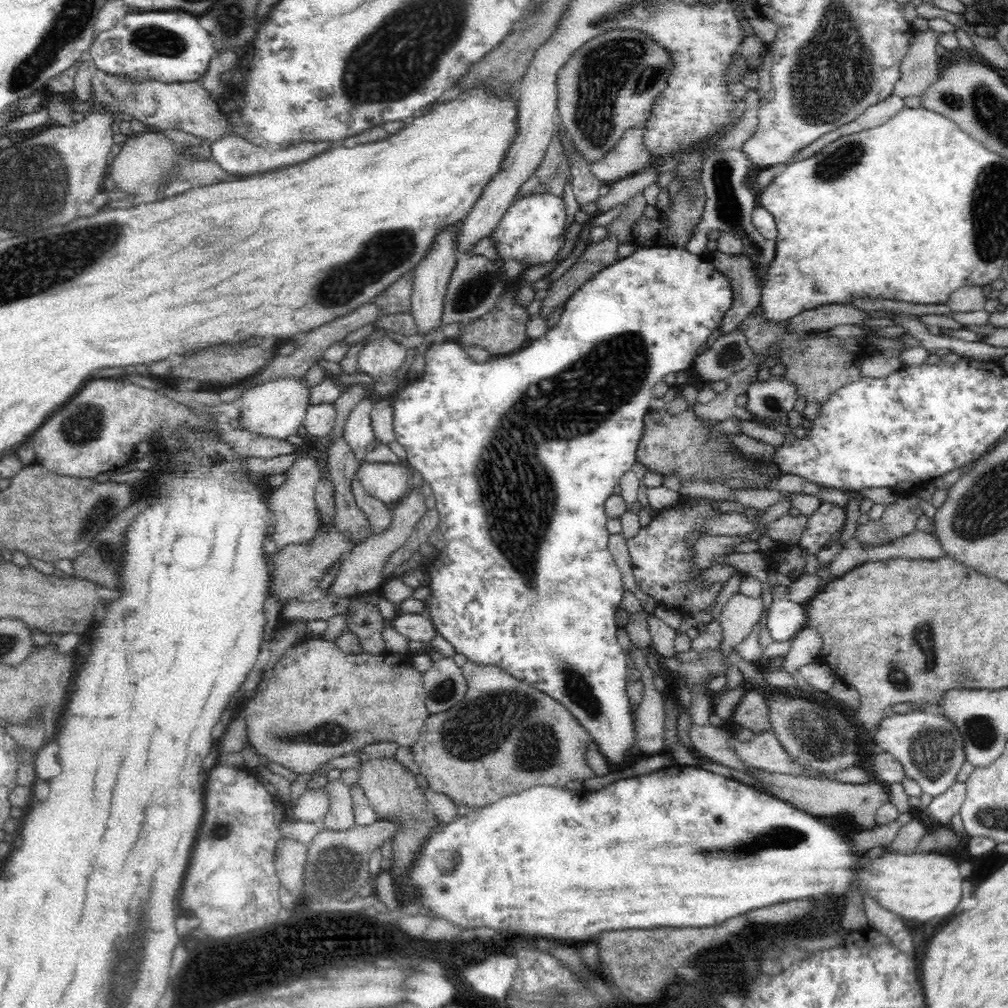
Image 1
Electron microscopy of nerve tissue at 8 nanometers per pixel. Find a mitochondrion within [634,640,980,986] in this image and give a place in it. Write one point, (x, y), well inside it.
(819, 732)

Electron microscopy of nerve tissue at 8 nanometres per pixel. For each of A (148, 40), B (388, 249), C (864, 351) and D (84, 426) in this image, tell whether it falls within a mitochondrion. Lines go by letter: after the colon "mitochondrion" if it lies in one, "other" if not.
A: mitochondrion
B: mitochondrion
C: other
D: mitochondrion

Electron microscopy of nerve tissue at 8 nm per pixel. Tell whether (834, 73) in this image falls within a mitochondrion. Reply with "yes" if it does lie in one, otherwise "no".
yes

